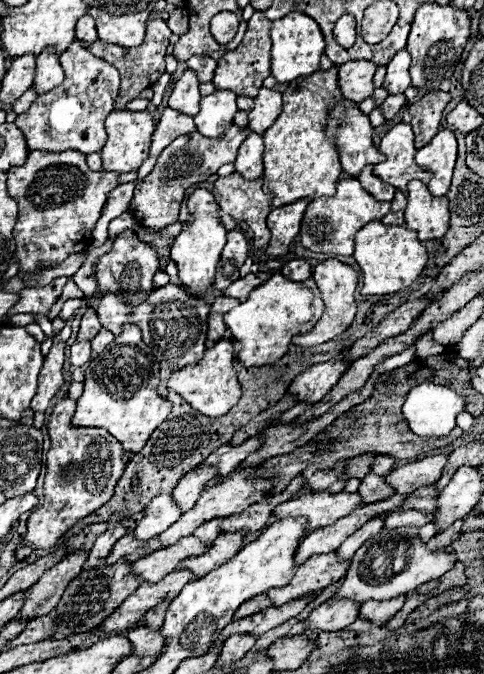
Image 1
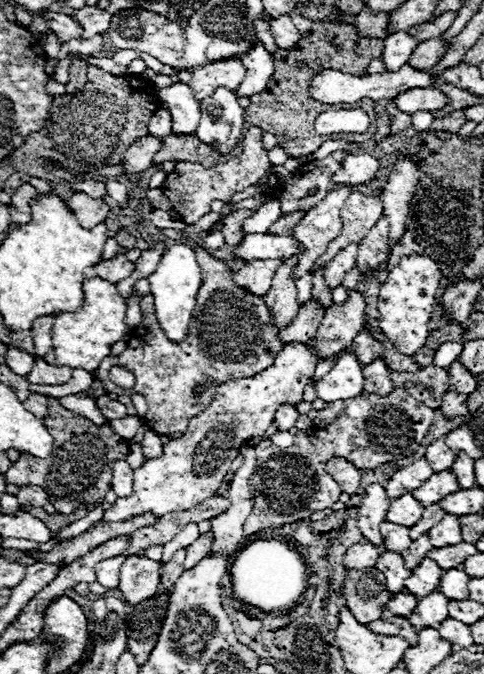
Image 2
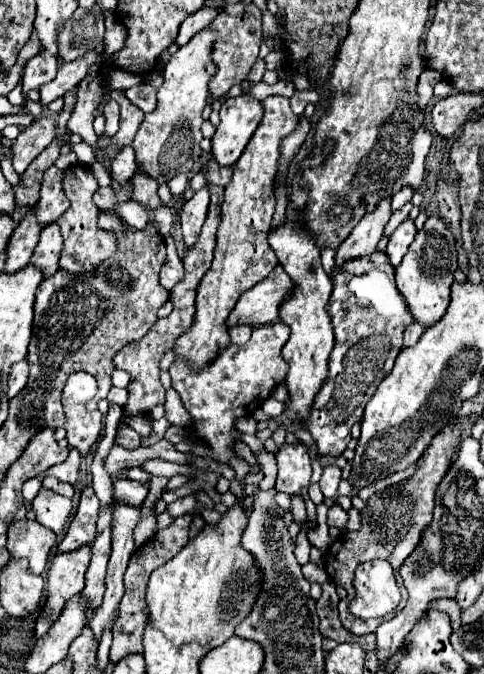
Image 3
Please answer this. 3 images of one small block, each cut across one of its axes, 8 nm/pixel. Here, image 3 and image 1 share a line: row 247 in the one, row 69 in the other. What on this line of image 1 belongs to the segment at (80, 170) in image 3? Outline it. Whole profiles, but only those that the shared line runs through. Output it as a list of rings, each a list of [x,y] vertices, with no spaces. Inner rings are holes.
[[[74,40],[60,54],[60,64],[66,74],[64,82],[58,88],[40,94],[24,114],[18,114],[14,124],[22,130],[30,150],[78,150],[82,154],[100,152],[106,144],[104,120],[114,110],[120,90],[120,74],[112,64],[106,64],[86,50],[82,40]]]

